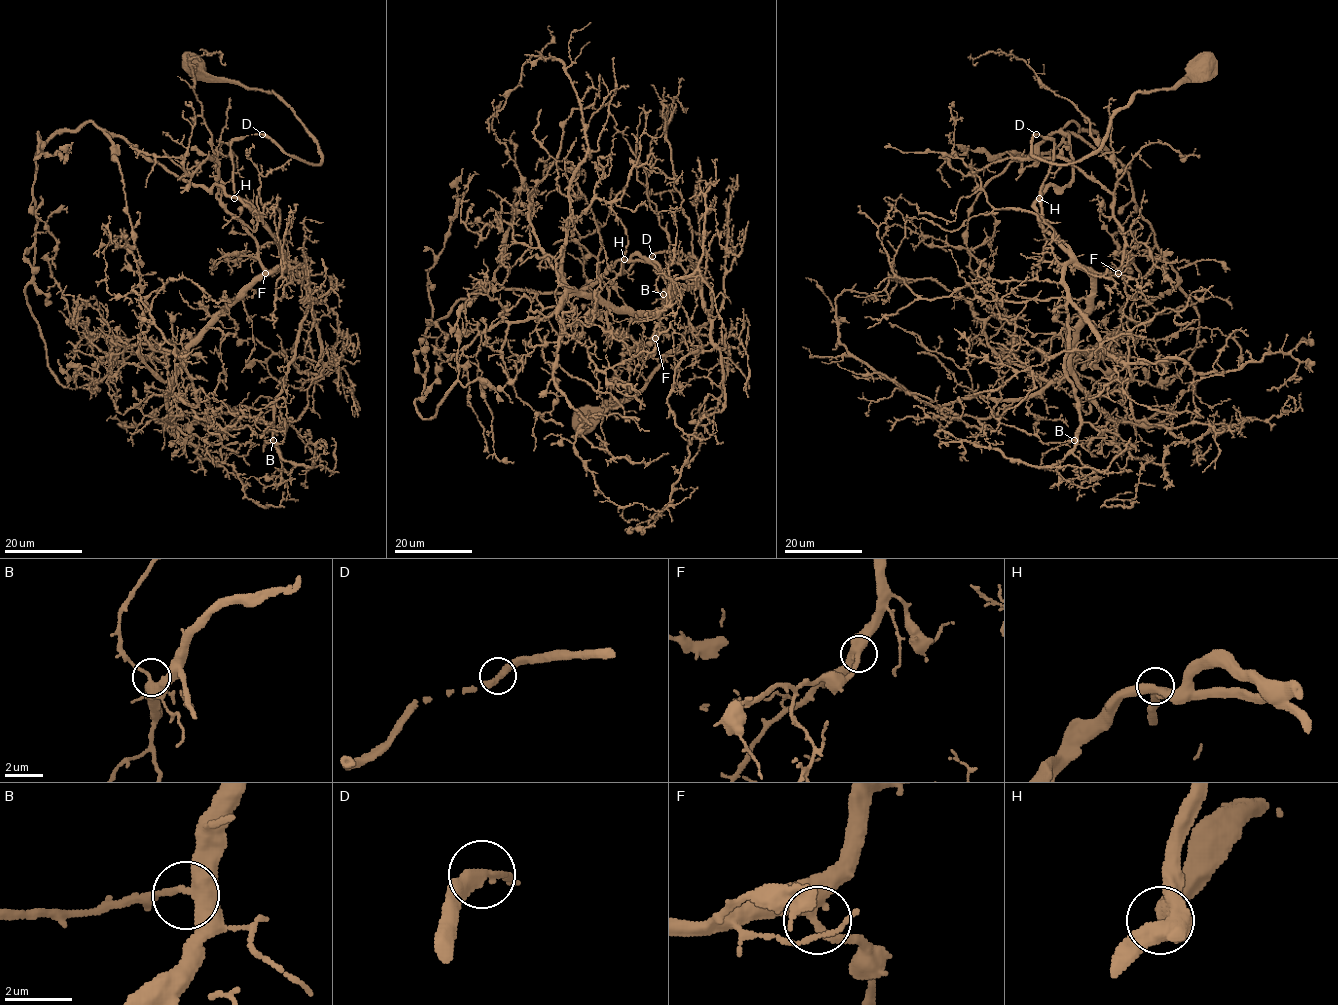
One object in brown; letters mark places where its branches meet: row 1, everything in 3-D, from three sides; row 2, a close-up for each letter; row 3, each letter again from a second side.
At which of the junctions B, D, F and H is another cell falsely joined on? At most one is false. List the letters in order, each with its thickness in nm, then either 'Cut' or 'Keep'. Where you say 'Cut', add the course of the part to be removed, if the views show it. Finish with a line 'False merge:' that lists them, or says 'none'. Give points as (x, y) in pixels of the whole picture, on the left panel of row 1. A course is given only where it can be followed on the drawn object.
B: Thickness 360 nm. Keep
D: Thickness 340 nm. Keep
F: Thickness 440 nm. Keep
H: Thickness 480 nm. Keep
False merge: none

